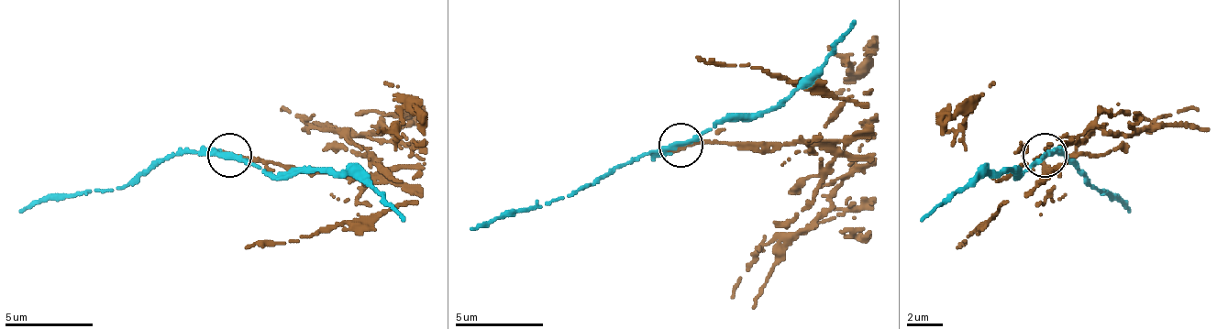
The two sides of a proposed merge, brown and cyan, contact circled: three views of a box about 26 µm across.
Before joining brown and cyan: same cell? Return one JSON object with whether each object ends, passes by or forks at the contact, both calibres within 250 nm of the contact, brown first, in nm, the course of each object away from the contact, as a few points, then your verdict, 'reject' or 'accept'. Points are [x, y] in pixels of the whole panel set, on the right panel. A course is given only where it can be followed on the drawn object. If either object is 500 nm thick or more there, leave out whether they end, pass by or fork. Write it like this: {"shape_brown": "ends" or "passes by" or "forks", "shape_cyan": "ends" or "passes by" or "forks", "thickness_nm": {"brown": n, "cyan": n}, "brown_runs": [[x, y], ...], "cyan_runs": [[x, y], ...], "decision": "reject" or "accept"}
{"shape_brown": "ends", "shape_cyan": "forks", "thickness_nm": {"brown": 320, "cyan": 240}, "brown_runs": [[1046, 153], [1042, 180], [1023, 198], [1006, 202], [957, 246]], "cyan_runs": [[1046, 153], [1064, 153], [1095, 189], [1112, 193], [1130, 211]], "decision": "reject"}

